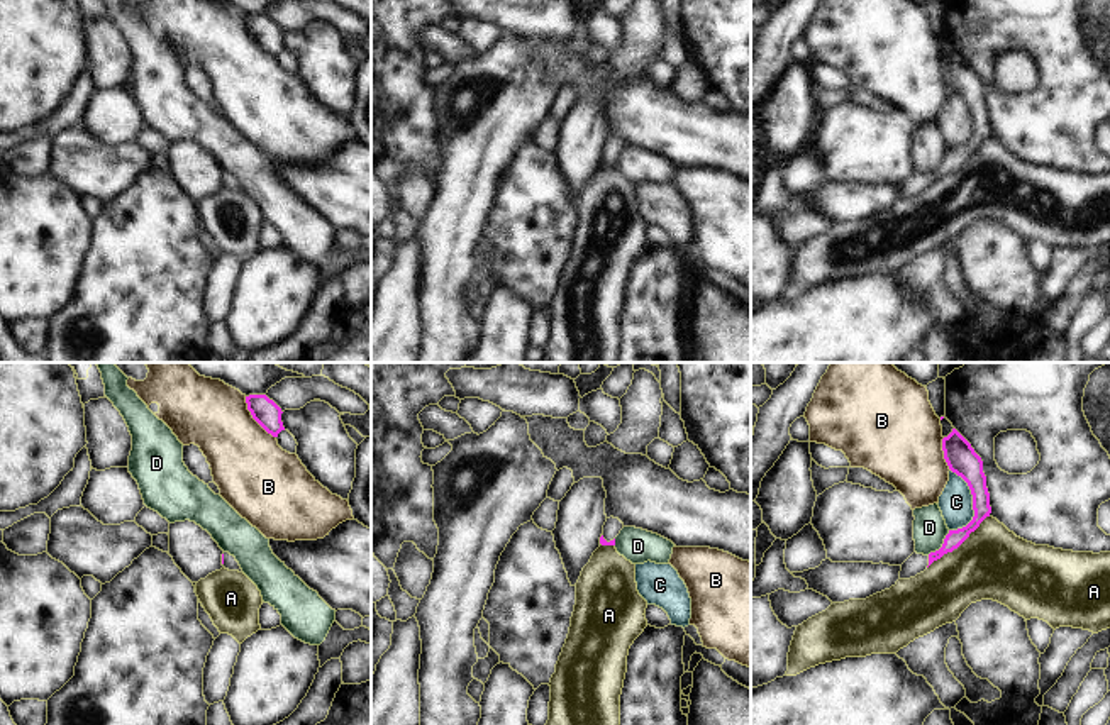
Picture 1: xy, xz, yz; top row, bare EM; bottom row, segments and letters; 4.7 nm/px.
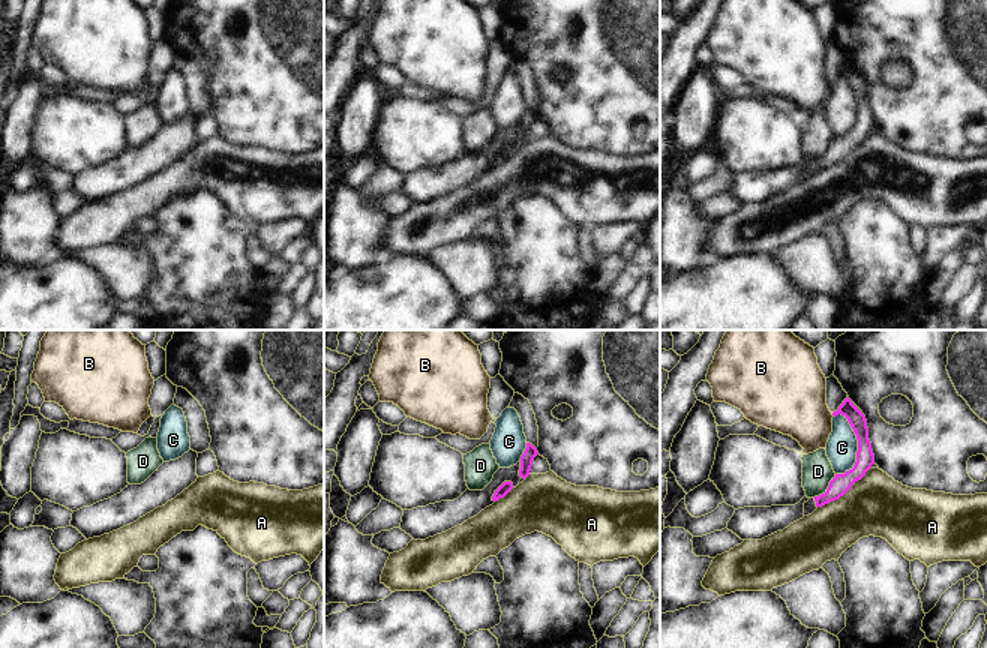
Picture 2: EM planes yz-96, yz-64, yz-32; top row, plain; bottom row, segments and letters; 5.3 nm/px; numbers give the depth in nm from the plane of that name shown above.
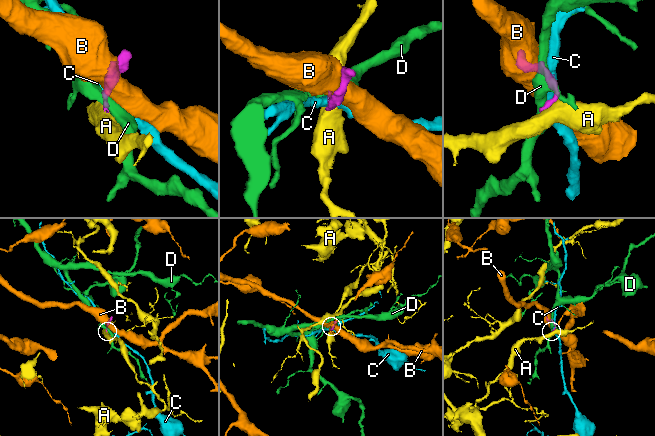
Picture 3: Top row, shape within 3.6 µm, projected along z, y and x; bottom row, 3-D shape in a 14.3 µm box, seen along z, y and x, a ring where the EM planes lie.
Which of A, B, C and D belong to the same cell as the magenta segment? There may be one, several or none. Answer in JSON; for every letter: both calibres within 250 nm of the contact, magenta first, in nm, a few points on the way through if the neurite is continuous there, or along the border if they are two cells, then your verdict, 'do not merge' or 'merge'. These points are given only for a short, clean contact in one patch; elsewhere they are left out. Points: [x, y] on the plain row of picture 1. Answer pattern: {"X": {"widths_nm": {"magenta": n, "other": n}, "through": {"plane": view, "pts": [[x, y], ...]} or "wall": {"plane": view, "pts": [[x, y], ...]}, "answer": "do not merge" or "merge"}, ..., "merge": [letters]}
{"A": {"widths_nm": {"magenta": 80, "other": 340}, "wall": {"plane": "yz", "pts": [[988, 136], [956, 168], [944, 173], [927, 188]]}, "answer": "do not merge"}, "B": {"widths_nm": {"magenta": 120, "other": 360}, "answer": "do not merge"}, "C": {"widths_nm": {"magenta": 140, "other": 160}, "wall": {"plane": "yz", "pts": [[951, 90], [966, 104], [973, 131], [973, 138], [956, 151]]}, "answer": "do not merge"}, "D": {"widths_nm": {"magenta": 80, "other": 160}, "wall": {"plane": "yz", "pts": [[949, 151], [944, 163], [927, 175]]}, "answer": "do not merge"}, "merge": []}

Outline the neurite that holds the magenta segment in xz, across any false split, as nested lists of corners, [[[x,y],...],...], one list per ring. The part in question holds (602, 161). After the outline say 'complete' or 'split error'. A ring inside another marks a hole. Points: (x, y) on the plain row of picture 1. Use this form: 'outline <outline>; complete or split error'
outline [[[607,139],[603,146],[603,154],[600,158],[602,166],[615,166],[615,158],[620,154],[624,149],[624,144],[619,139]]]; split error

